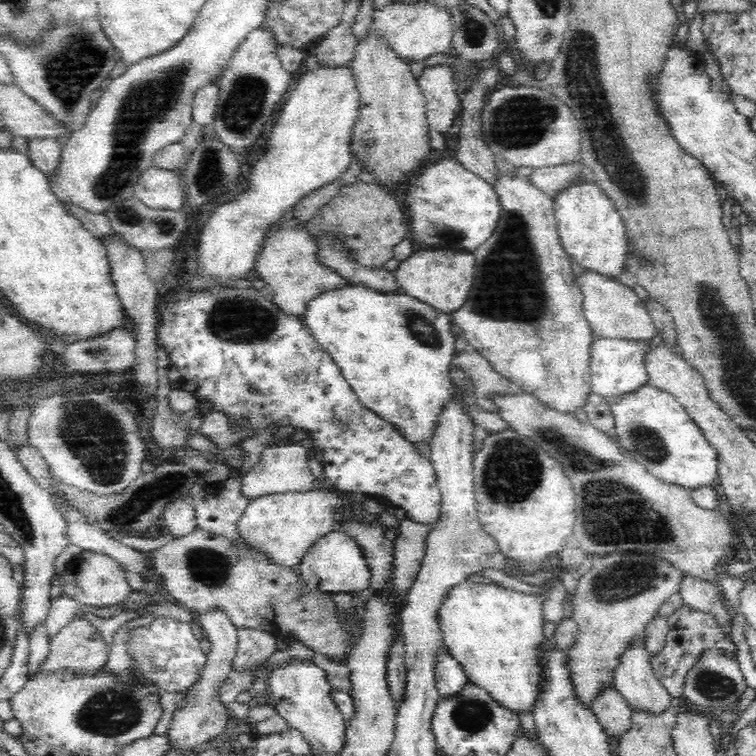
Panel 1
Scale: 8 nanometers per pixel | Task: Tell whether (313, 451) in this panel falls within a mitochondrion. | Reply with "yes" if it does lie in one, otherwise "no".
no

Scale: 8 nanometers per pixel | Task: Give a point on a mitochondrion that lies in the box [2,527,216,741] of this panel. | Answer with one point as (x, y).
(110, 712)

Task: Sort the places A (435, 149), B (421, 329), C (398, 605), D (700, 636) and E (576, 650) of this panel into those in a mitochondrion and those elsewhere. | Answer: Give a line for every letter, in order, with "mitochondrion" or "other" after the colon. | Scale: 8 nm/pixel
A: other
B: mitochondrion
C: other
D: other
E: other

